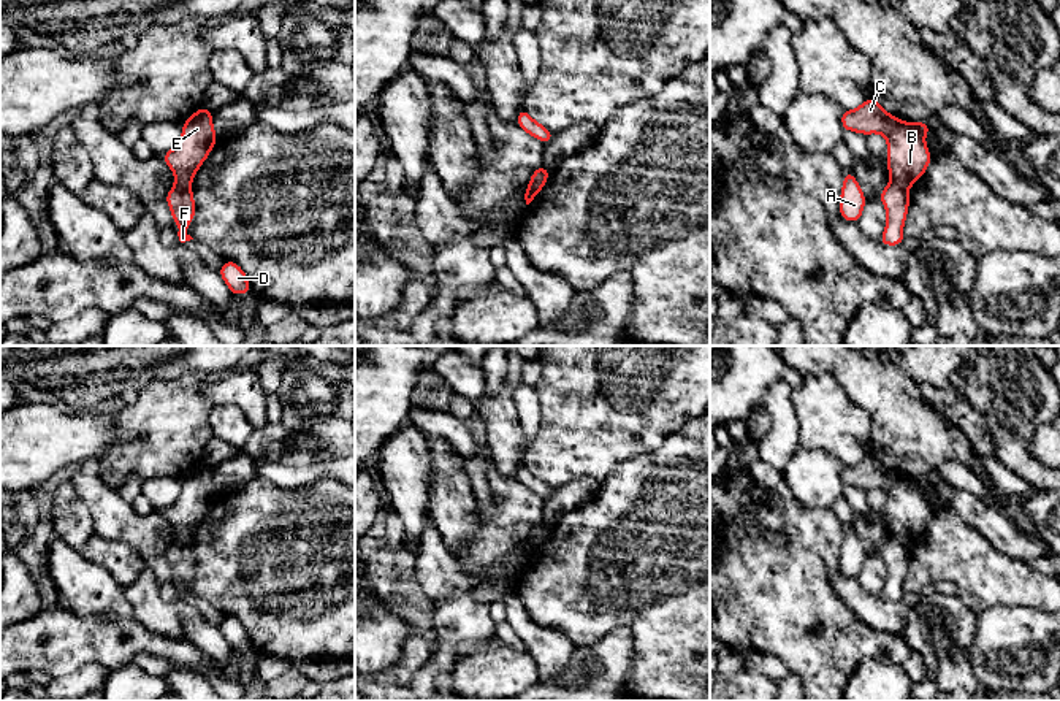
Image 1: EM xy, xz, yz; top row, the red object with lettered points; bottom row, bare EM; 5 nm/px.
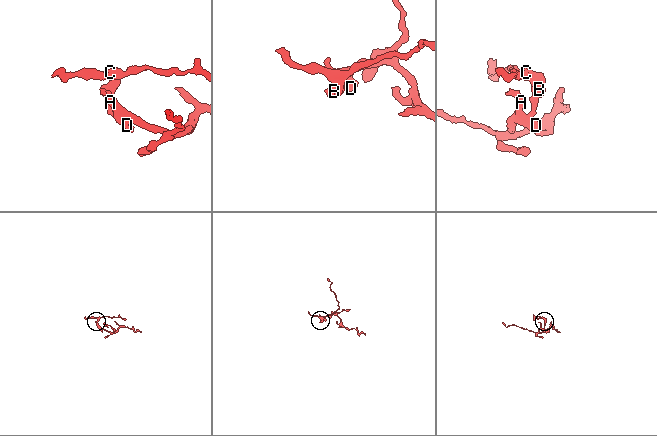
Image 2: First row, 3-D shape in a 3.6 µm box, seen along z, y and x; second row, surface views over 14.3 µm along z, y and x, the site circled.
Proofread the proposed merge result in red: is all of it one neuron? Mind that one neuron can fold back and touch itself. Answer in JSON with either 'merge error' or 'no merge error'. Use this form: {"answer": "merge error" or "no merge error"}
{"answer": "merge error"}

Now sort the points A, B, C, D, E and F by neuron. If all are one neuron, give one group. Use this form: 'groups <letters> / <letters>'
groups A D F / B C E

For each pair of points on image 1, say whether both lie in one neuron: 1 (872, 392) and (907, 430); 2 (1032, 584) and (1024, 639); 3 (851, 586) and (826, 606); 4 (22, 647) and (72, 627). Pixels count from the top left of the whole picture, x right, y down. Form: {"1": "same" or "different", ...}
{"1": "same", "2": "different", "3": "different", "4": "same"}

